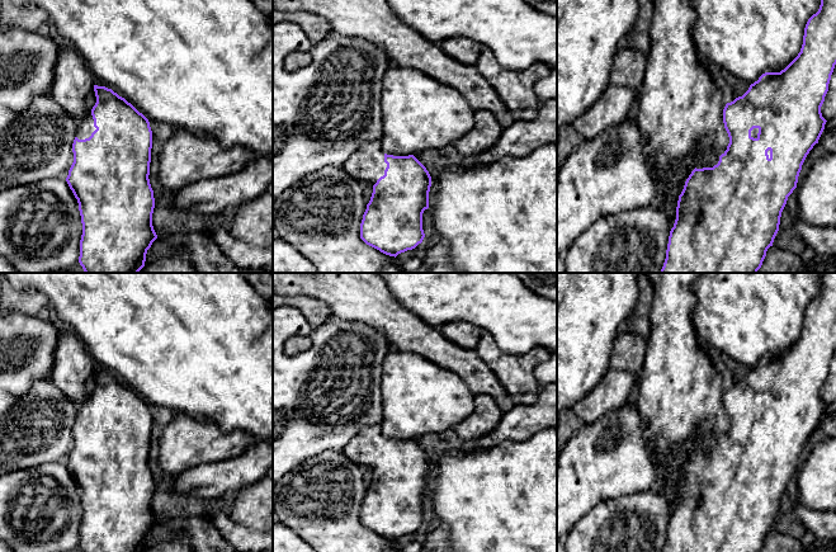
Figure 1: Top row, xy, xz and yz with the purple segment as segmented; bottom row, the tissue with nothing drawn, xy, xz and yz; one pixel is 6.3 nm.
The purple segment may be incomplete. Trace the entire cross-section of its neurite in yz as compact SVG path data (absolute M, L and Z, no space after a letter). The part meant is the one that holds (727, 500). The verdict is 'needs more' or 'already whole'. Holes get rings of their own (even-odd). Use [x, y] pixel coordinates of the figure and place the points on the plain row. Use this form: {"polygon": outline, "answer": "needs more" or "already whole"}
{"polygon": "M821 273L821 289L804 312L803 329L798 340L780 357L765 357L757 365L750 369L748 374L727 387L723 393L723 407L729 421L726 434L704 434L699 439L695 453L685 466L684 473L679 480L676 491L676 504L670 515L666 543L662 552L761 552L766 536L773 530L774 523L779 515L781 496L787 489L788 481L797 472L798 461L802 449L813 433L825 414L826 404L822 401L821 391L828 376L831 359L836 349L836 273Z", "answer": "needs more"}

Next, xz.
{"polygon": "M379 423L360 430L344 445L343 453L364 470L373 471L360 508L360 523L367 529L396 542L422 527L422 497L429 492L431 461L414 439L387 439Z", "answer": "needs more"}

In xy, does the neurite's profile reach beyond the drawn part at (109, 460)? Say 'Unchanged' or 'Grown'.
Grown

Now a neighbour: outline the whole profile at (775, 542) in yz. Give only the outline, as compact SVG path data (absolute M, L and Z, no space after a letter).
M770 530L761 552L803 552L804 546L795 537Z

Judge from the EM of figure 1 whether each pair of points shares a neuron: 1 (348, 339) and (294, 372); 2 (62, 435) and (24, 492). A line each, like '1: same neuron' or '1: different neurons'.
1: same neuron
2: different neurons

